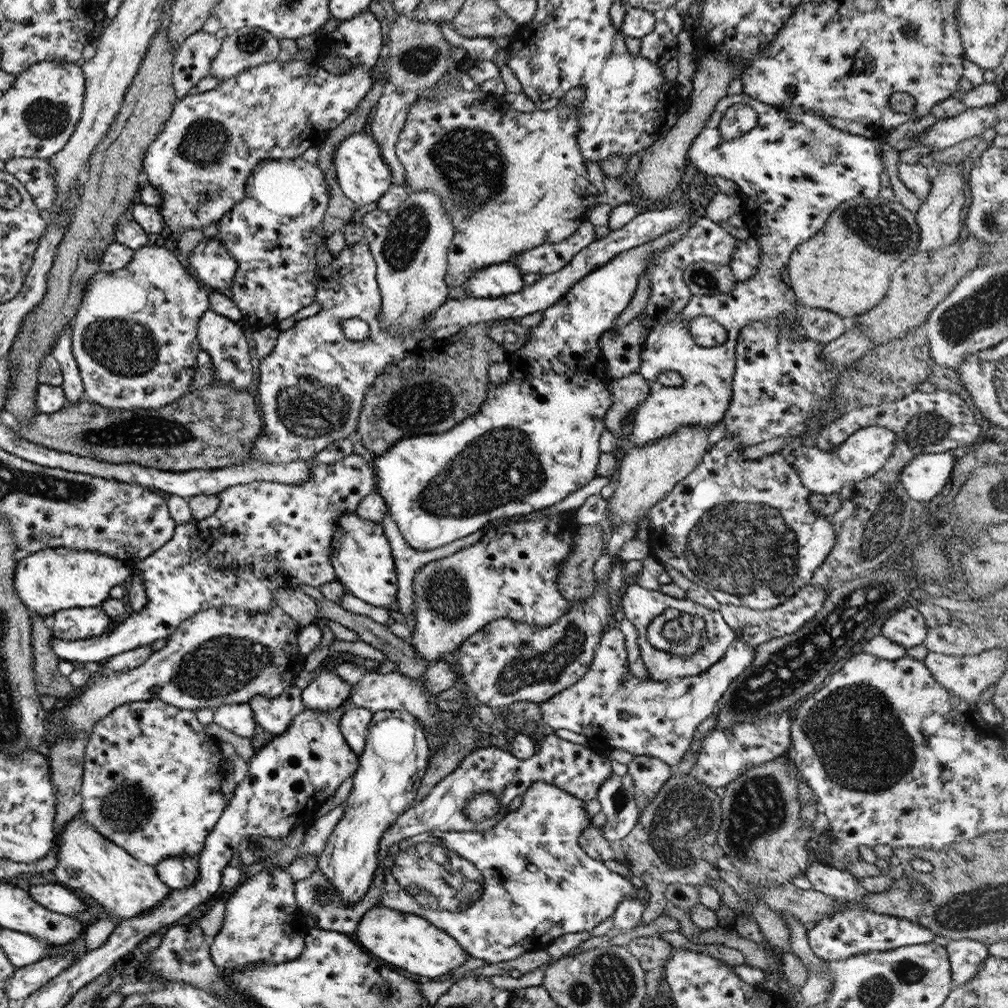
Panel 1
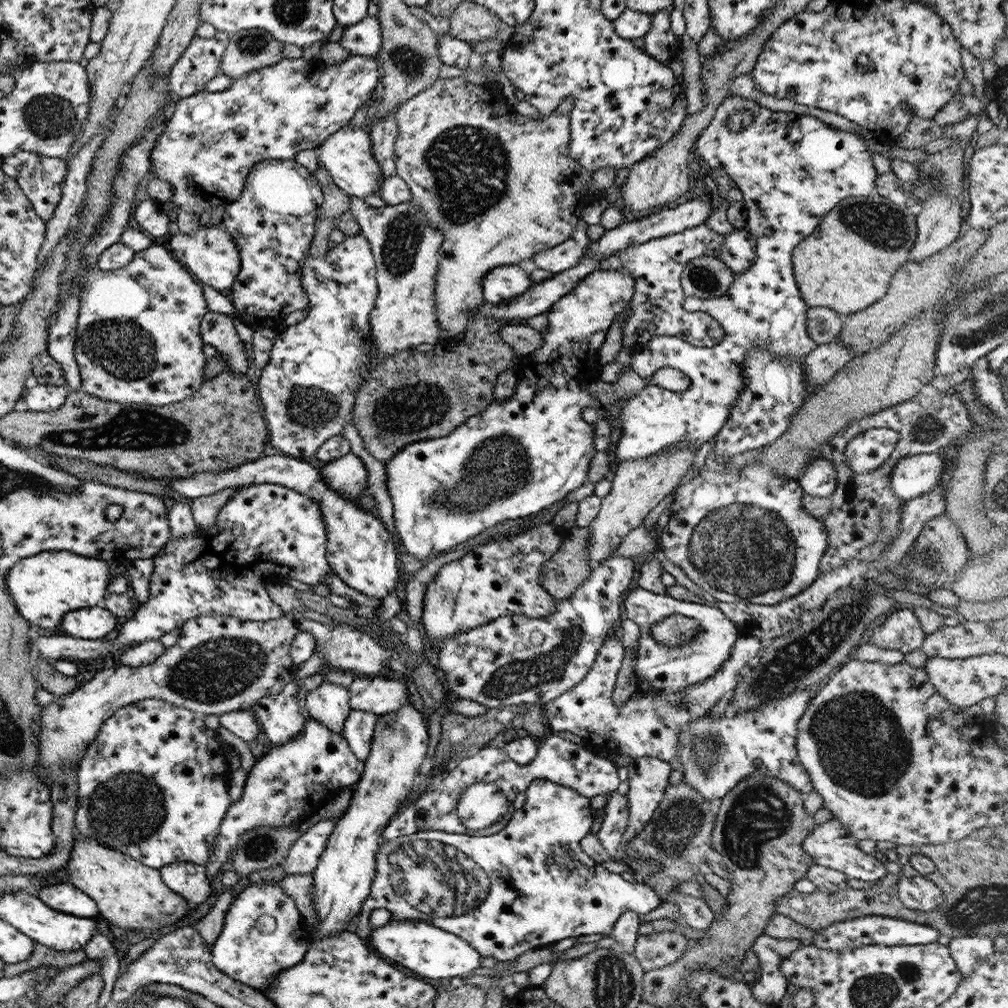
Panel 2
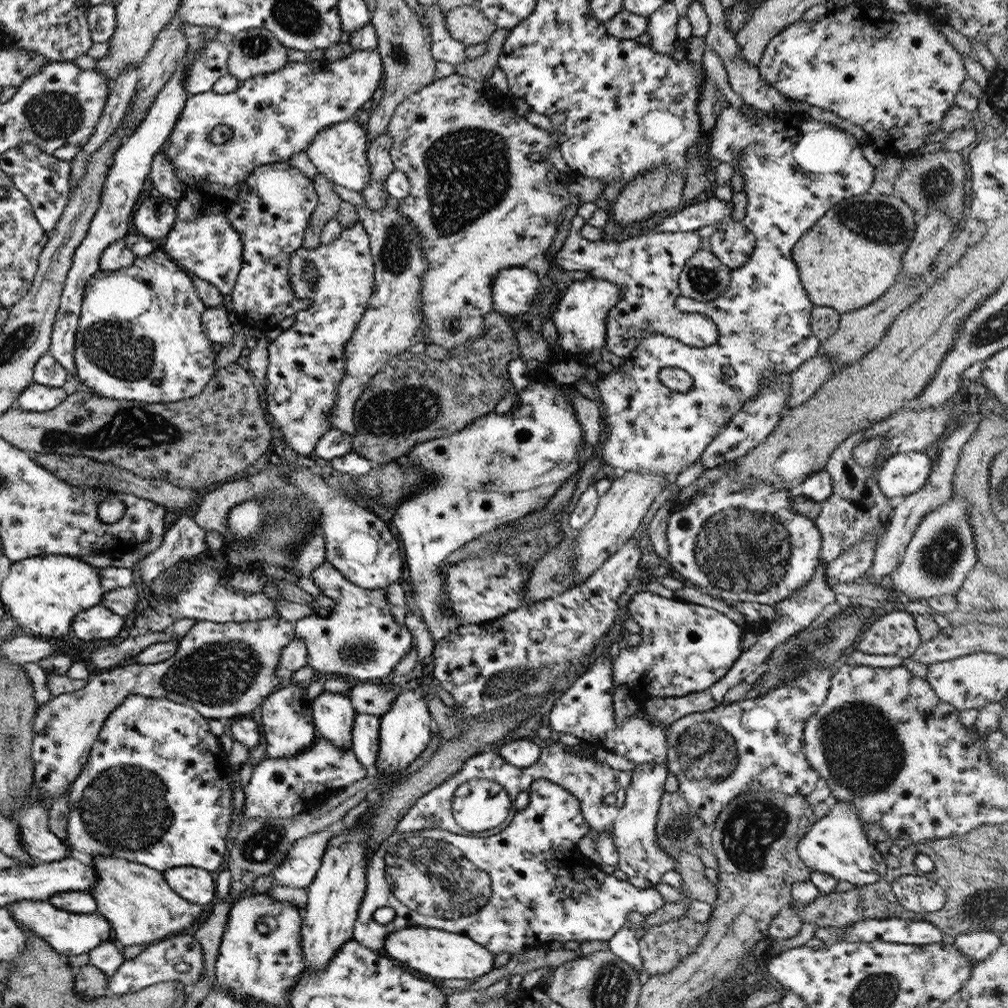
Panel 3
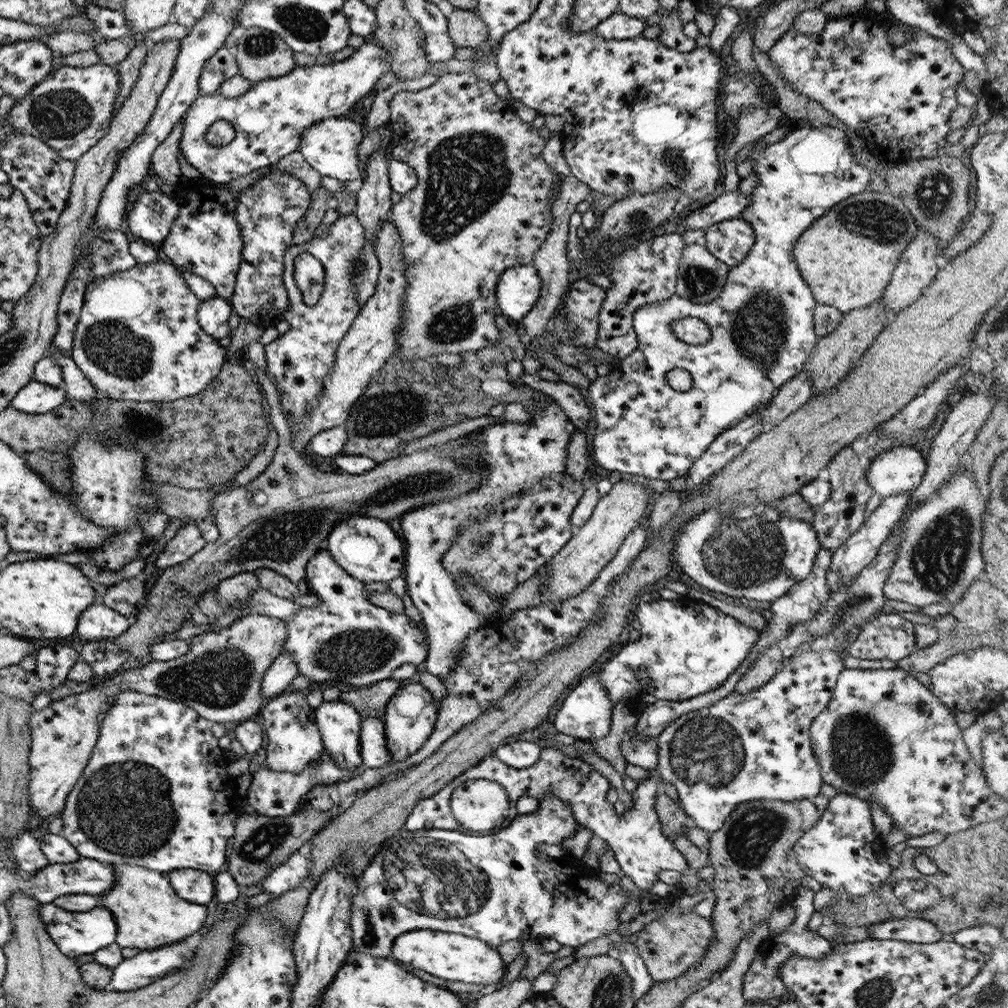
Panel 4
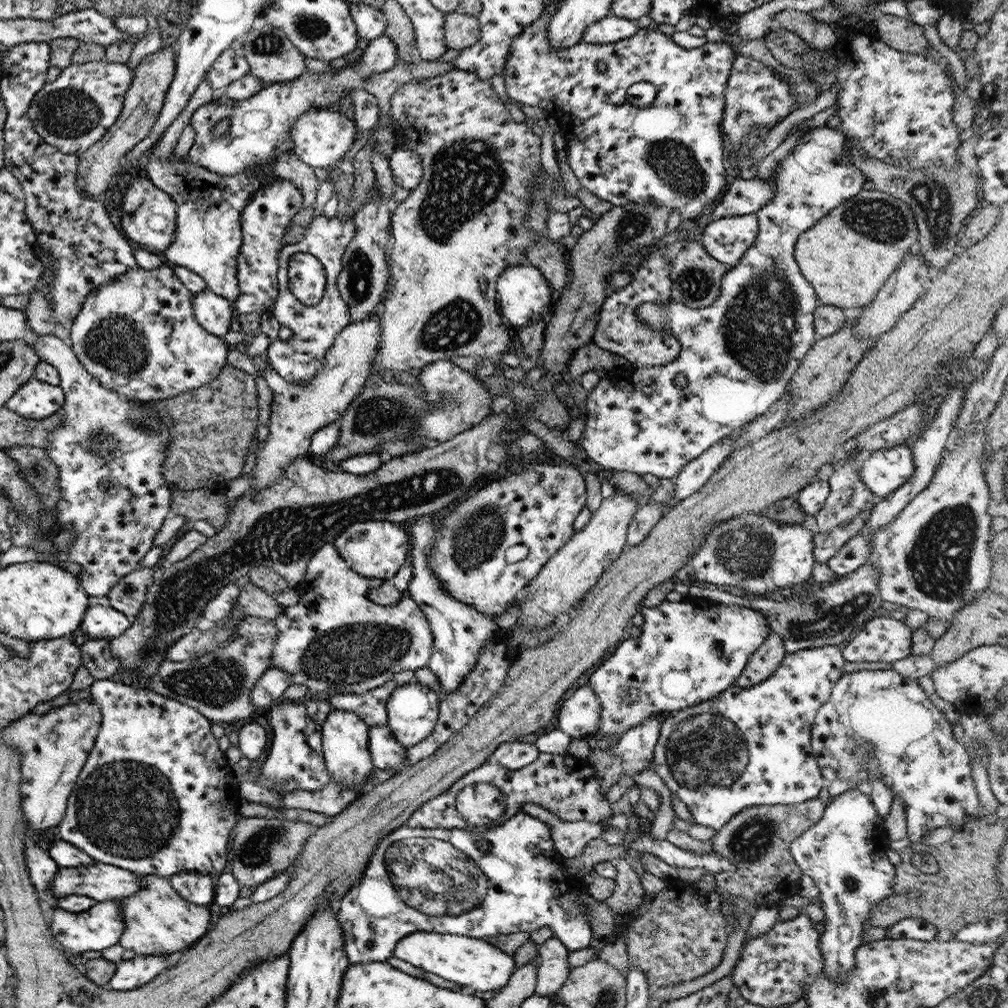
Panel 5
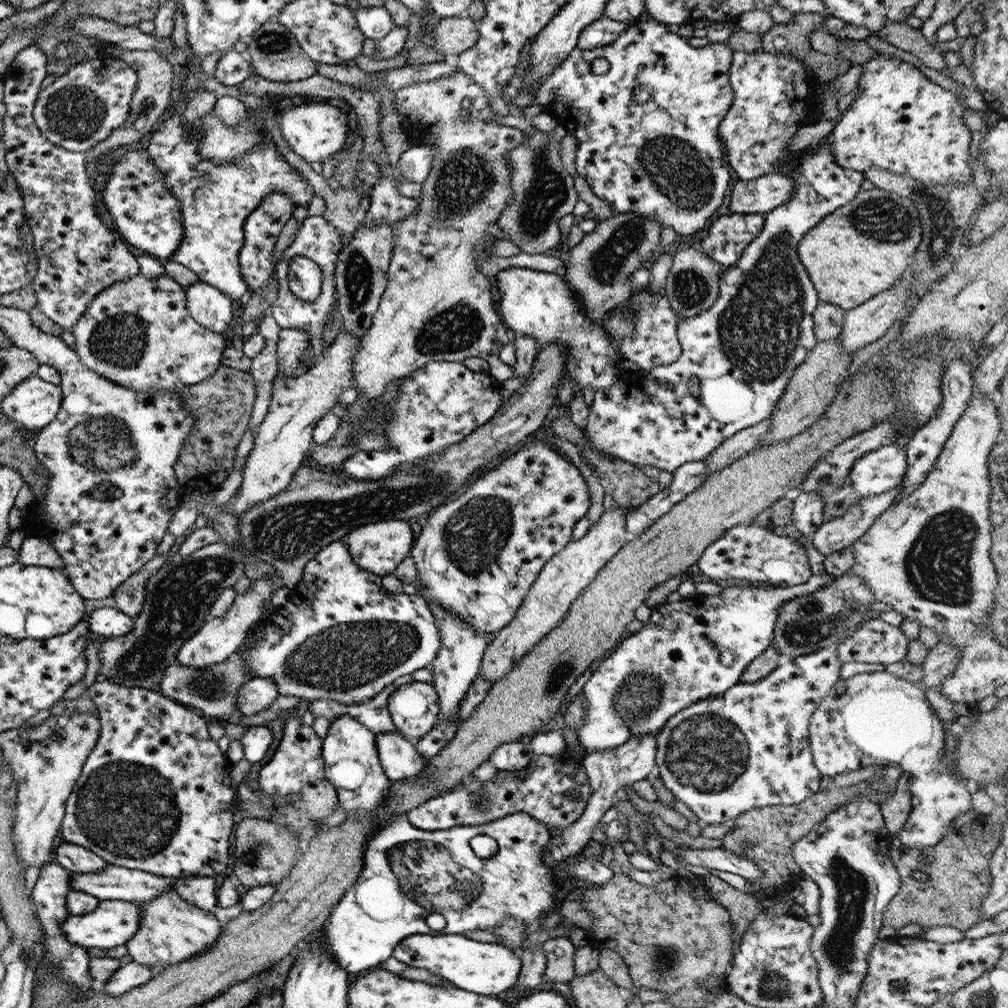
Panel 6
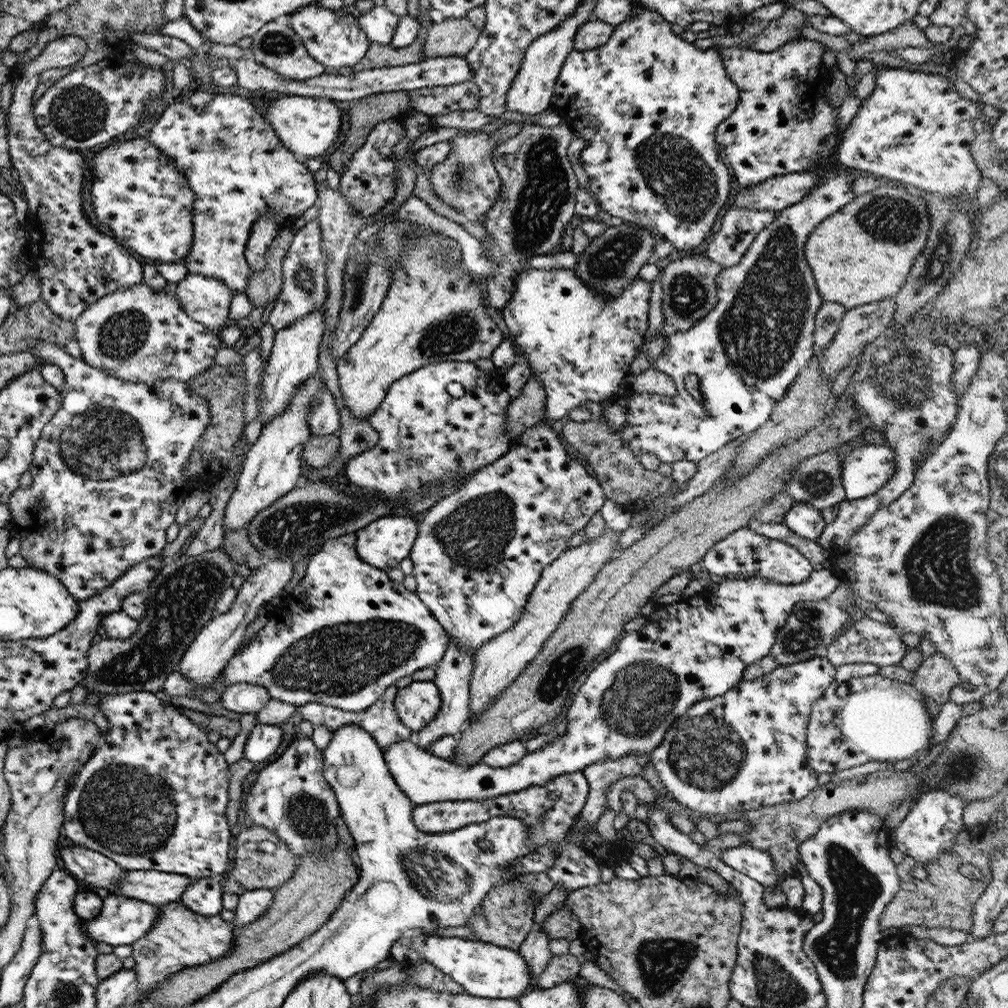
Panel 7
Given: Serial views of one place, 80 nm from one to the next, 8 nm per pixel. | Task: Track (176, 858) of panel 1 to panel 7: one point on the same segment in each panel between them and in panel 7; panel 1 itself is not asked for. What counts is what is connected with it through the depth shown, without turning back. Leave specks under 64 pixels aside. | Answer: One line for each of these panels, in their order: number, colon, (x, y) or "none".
2: (188, 880)
3: (194, 885)
4: (194, 886)
5: (198, 889)
6: (200, 892)
7: (203, 895)

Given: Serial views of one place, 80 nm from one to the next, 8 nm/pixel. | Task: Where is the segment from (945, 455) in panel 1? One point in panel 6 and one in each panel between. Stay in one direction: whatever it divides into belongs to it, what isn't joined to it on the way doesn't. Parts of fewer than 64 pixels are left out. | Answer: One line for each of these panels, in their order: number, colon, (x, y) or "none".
2: (912, 476)
3: (900, 474)
4: (892, 472)
5: (884, 470)
6: (875, 472)

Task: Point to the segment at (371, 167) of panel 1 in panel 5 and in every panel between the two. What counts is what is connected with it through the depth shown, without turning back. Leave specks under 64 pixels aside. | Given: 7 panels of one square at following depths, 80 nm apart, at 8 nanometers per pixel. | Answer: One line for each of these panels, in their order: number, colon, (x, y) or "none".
2: (346, 155)
3: (338, 153)
4: (329, 146)
5: (319, 138)

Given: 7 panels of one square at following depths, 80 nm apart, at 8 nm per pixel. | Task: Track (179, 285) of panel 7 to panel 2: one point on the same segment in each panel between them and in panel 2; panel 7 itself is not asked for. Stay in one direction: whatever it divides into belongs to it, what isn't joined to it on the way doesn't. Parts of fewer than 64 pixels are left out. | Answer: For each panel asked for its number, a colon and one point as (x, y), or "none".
2: (215, 329)
3: (215, 326)
4: (212, 313)
5: (212, 312)
6: (208, 307)

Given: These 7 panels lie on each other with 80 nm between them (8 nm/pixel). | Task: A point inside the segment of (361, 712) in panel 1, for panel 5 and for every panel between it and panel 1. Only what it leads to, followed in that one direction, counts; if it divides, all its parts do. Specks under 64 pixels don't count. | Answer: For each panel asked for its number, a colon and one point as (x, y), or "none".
2: (357, 729)
3: (364, 732)
4: (372, 743)
5: (385, 752)

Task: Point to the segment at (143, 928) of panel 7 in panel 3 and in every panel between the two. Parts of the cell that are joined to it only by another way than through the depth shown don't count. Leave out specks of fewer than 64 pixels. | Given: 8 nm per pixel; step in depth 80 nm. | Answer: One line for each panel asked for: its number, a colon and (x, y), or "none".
3: (68, 934)
4: (74, 934)
5: (95, 929)
6: (113, 922)

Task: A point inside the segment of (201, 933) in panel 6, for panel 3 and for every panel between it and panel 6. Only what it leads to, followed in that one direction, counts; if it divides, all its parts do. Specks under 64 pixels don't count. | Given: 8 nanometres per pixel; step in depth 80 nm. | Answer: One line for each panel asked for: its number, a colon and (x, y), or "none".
3: (141, 909)
4: (148, 914)
5: (158, 921)

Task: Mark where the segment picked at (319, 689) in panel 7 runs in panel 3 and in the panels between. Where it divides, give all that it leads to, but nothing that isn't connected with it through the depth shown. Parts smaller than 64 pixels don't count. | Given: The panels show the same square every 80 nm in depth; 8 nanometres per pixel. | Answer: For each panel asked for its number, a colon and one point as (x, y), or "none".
3: (357, 639)
4: (347, 642)
5: (334, 641)
6: (343, 638)

